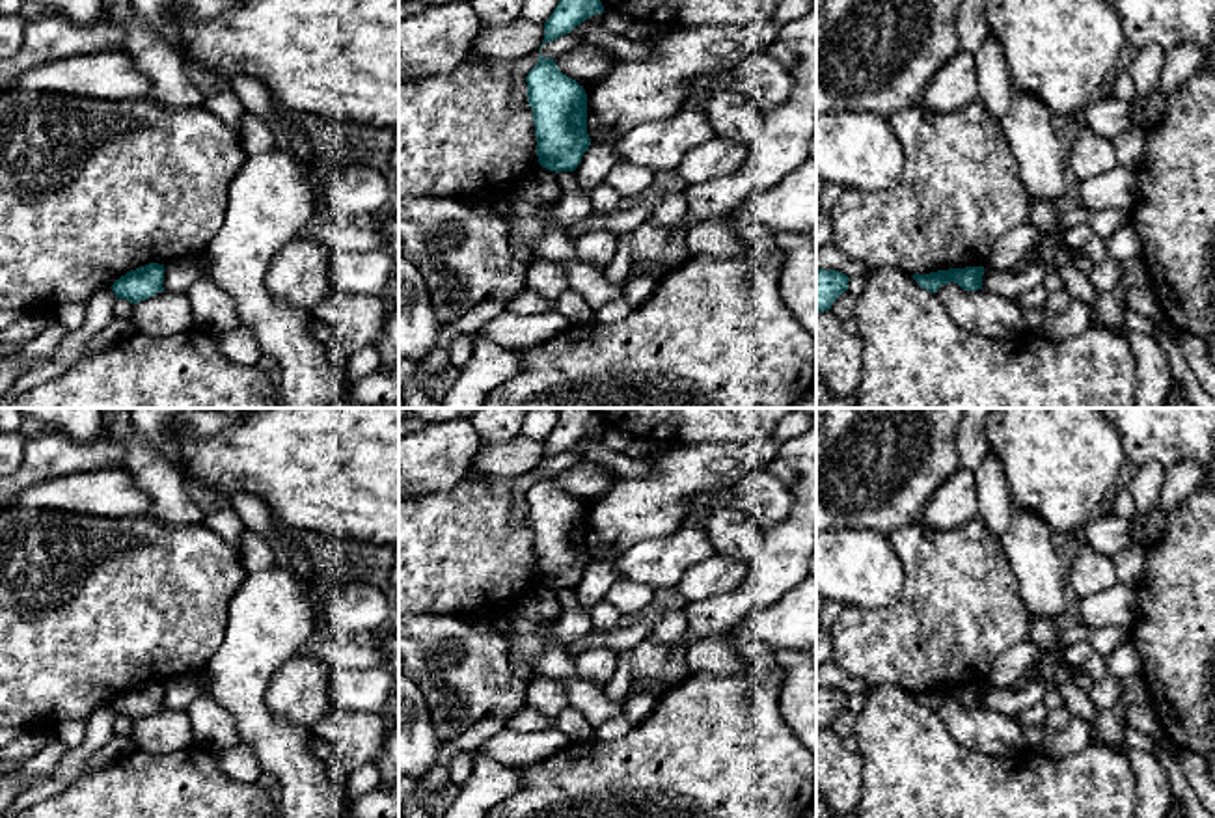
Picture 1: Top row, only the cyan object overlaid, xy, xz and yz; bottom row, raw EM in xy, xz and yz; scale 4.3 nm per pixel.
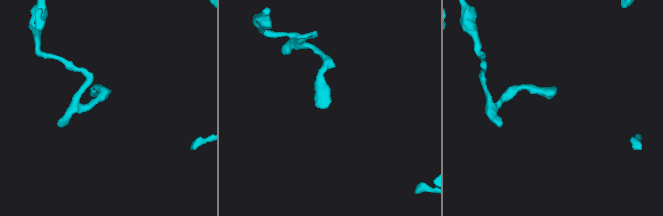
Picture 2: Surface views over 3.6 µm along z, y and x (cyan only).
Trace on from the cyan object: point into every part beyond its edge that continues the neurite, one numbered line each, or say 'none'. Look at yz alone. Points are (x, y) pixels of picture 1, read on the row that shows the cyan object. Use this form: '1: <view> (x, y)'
none

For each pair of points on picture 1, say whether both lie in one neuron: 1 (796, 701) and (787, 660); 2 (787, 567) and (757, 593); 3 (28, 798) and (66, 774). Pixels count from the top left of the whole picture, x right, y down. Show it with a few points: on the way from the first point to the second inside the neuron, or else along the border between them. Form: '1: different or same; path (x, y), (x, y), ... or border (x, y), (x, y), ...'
1: same; path (796, 692), (796, 669)
2: same; path (779, 571), (764, 586)
3: same; path (38, 790), (56, 781)

